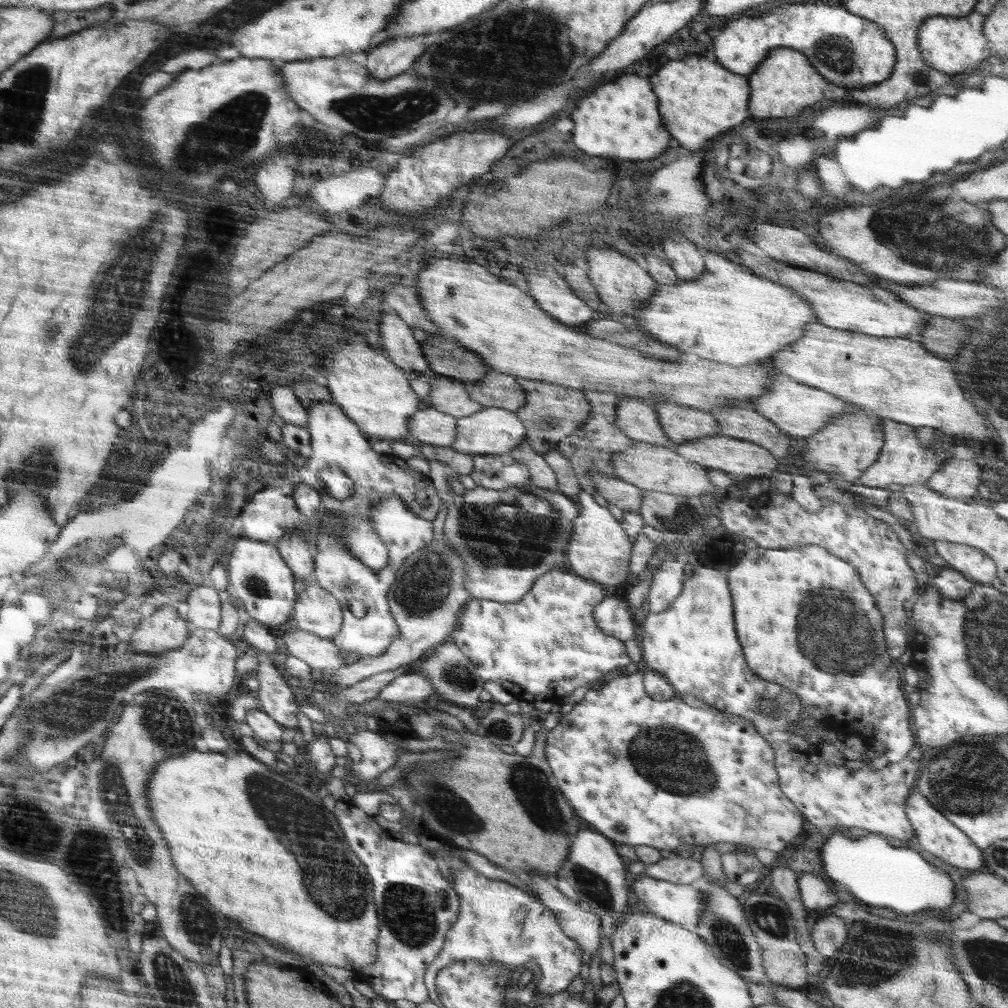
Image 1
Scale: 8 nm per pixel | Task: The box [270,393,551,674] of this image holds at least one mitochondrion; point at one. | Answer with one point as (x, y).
(423, 587)

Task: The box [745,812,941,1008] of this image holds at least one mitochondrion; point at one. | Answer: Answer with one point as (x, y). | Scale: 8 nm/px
(869, 964)

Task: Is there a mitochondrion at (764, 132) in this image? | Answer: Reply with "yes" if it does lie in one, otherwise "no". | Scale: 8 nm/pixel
no

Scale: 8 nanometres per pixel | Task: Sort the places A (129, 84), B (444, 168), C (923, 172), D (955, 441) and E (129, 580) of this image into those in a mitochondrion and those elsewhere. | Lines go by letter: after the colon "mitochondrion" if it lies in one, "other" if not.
A: other
B: other
C: other
D: other
E: other

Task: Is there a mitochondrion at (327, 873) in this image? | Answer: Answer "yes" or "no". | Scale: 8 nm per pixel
yes

